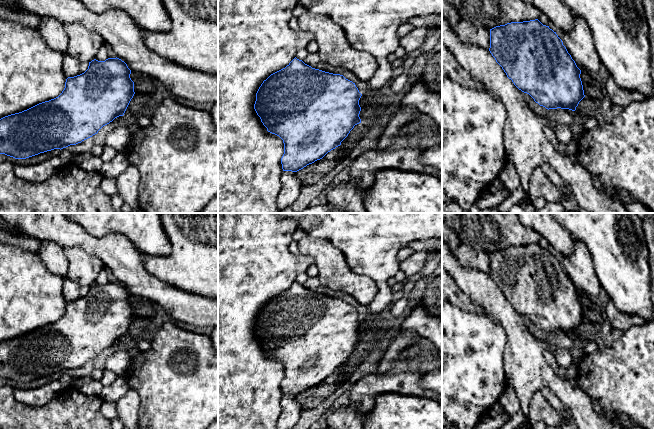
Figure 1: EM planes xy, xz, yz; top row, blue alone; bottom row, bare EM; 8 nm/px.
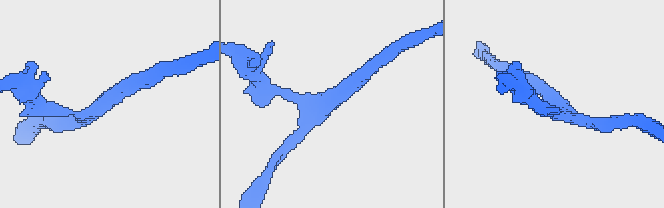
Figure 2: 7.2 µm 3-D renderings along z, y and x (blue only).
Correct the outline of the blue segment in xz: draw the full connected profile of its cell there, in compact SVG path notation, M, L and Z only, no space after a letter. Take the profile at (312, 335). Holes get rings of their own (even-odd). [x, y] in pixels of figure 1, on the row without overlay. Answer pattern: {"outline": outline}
{"outline": "M296 281L285 292L264 304L256 317L254 333L267 355L283 364L284 378L281 382L283 395L297 396L340 370L354 350L361 347L359 341L361 320L355 307L343 299L312 292Z"}

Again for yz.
{"outline": "M538 243L511 246L490 253L489 275L514 309L548 334L561 332L575 335L585 321L581 294L556 256Z"}

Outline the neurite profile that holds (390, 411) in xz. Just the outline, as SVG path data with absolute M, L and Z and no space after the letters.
M380 394L375 398L373 408L366 414L363 427L364 429L442 429L442 404L429 397Z

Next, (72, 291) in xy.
M65 278L63 281L63 296L66 302L84 297L88 293L88 290L88 286L83 286L68 278Z

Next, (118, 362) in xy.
M127 348L119 349L107 358L104 368L111 370L118 375L124 374L131 362L131 359L132 358L129 355Z

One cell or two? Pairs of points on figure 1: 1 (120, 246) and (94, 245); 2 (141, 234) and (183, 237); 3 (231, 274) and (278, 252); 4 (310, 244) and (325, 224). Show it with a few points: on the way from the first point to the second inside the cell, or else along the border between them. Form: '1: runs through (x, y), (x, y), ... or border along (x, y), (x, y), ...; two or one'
1: runs through (114, 246), (100, 246); one
2: border along (161, 223), (170, 243), (170, 252), (154, 256); two
3: runs through (243, 262), (253, 252), (266, 252); one
4: border along (307, 234), (325, 239), (336, 248); two

